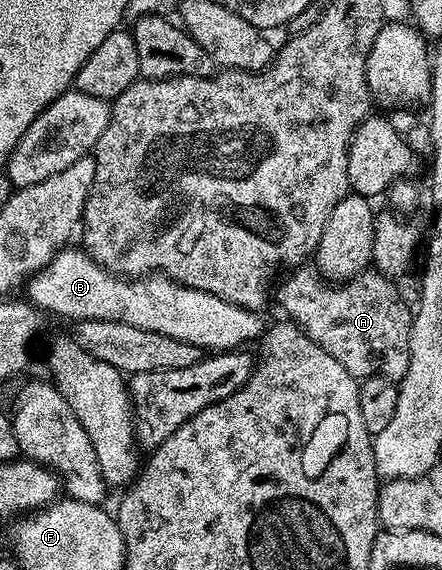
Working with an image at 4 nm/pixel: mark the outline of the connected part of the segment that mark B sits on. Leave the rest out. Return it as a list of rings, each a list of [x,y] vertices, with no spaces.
[[[71,249],[55,254],[50,264],[31,275],[25,287],[26,297],[48,315],[60,314],[85,322],[124,322],[149,332],[161,332],[161,336],[173,336],[173,340],[185,340],[185,344],[193,344],[204,352],[231,352],[242,347],[242,342],[262,339],[265,333],[262,313],[183,286],[165,274],[133,279],[116,276],[98,266],[86,250]]]

